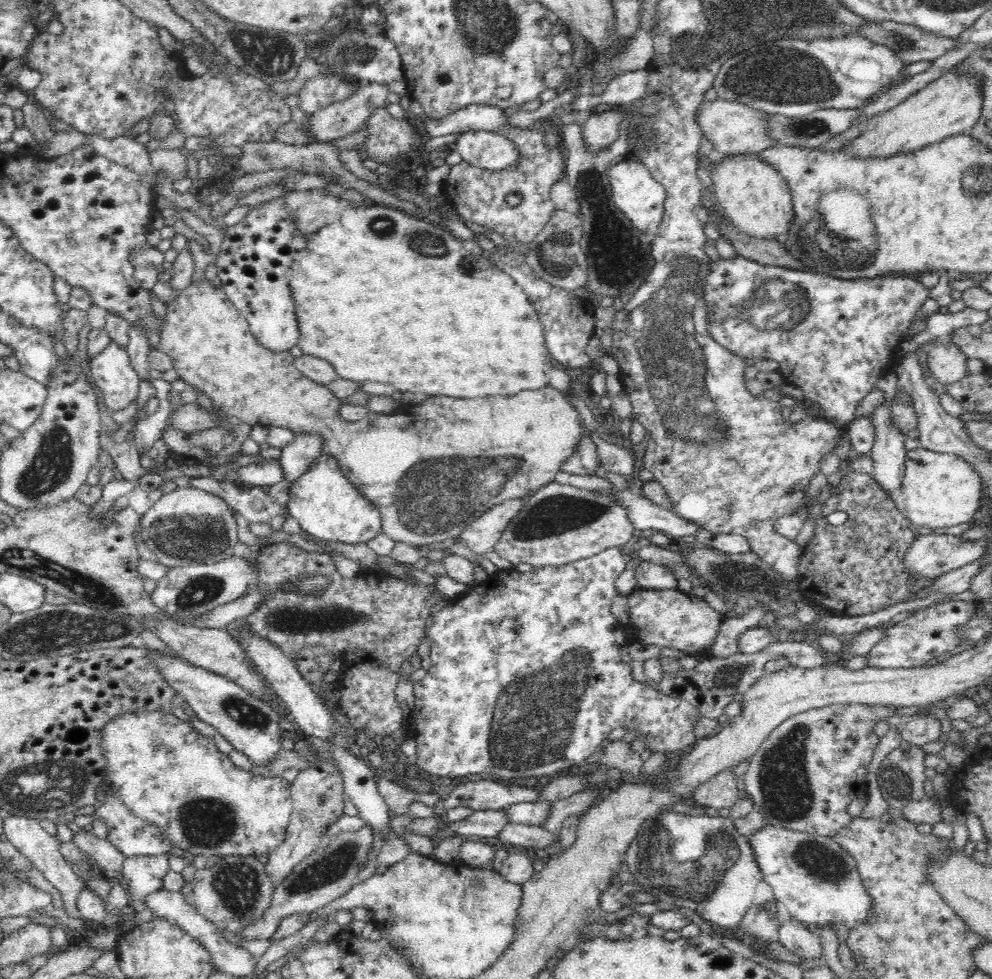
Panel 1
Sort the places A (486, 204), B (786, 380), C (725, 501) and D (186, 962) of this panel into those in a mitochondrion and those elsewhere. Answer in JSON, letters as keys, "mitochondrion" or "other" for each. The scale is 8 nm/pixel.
{"A":"other","B":"other","C":"mitochondrion","D":"other"}

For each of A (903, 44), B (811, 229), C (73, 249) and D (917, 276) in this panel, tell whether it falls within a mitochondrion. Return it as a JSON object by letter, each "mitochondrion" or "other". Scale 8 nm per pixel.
{"A":"mitochondrion","B":"mitochondrion","C":"mitochondrion","D":"other"}

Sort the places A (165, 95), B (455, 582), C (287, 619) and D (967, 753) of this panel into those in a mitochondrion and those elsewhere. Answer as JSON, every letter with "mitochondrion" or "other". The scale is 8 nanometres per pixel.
{"A":"other","B":"other","C":"mitochondrion","D":"other"}

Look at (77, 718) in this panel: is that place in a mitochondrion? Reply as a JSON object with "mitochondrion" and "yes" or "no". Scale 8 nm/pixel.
{"mitochondrion":"no"}

